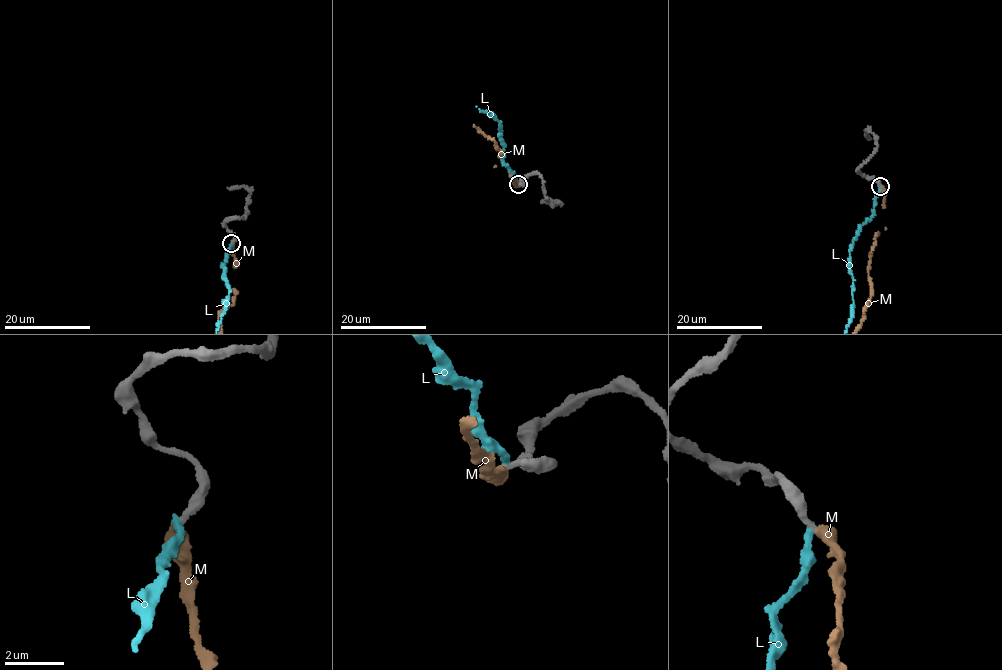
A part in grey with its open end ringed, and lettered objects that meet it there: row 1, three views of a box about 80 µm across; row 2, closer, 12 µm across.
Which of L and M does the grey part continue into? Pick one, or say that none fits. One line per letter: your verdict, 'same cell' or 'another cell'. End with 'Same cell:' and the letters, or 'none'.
L: another cell
M: same cell
Same cell: M

